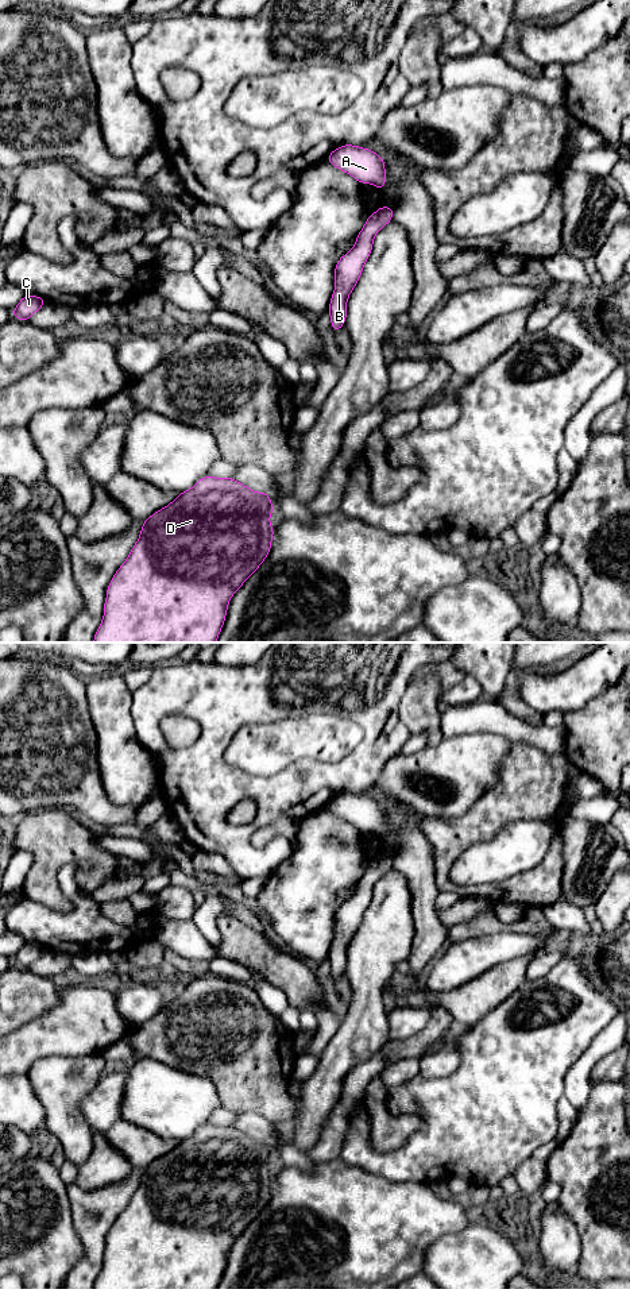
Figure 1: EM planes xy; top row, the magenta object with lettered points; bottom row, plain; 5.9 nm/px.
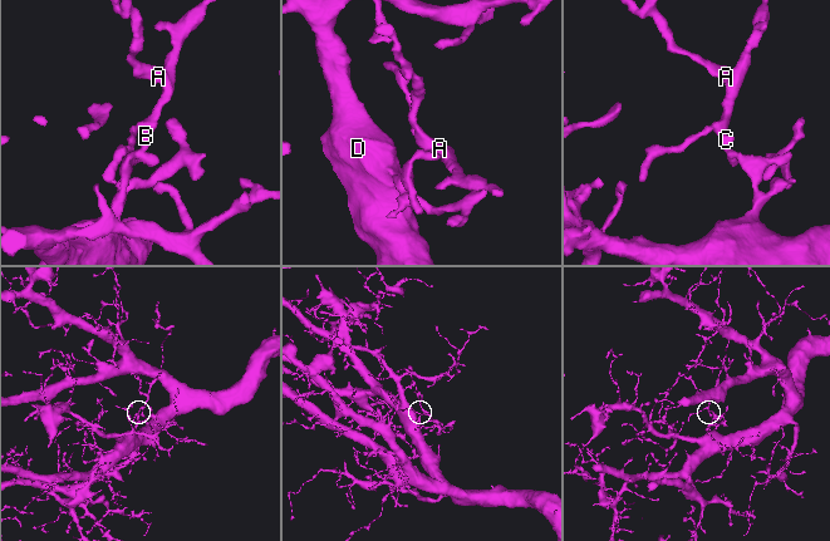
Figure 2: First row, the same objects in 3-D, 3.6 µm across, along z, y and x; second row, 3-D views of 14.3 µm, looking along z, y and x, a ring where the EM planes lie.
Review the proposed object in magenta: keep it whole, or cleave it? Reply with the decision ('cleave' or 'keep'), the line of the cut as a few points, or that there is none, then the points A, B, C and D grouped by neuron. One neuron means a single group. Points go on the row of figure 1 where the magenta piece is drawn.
keep; no cut; A B C D

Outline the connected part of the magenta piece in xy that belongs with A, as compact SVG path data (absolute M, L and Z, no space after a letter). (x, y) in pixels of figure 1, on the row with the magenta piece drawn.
M343 144L325 158L332 166L349 174L359 184L371 184L378 189L386 188L386 162L372 150Z

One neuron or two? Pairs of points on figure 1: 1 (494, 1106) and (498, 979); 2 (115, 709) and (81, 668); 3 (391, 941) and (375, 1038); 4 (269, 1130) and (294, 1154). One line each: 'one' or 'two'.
1: two
2: two
3: one
4: one

